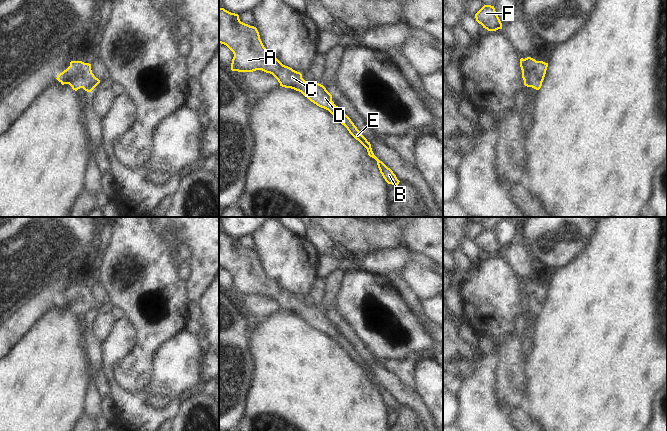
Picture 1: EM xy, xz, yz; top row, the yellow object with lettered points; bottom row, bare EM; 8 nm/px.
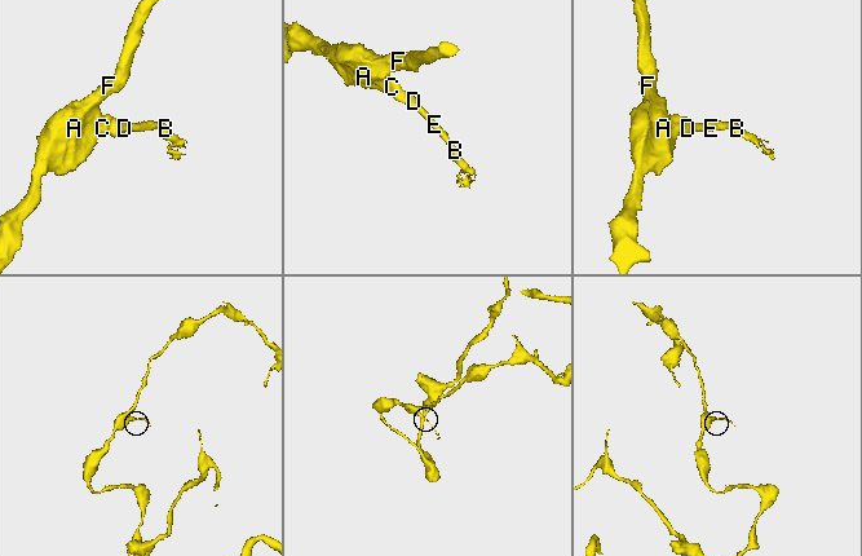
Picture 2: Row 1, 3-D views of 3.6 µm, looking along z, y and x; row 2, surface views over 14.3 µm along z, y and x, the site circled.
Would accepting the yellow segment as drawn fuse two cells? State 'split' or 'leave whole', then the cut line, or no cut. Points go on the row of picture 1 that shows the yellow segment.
leave whole | no cut

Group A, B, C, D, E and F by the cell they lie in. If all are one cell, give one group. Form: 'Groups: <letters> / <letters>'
Groups: A B C D E F.

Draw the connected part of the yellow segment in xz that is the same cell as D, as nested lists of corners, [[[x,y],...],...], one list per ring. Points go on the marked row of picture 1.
[[[219,8],[219,43],[226,45],[234,54],[231,70],[253,72],[262,70],[272,74],[280,86],[301,92],[317,106],[328,110],[349,133],[358,140],[377,161],[378,168],[388,184],[398,187],[399,180],[393,171],[373,153],[370,142],[360,133],[351,119],[332,101],[332,95],[316,82],[306,82],[302,74],[283,65],[264,47],[256,27],[240,21],[239,15]]]

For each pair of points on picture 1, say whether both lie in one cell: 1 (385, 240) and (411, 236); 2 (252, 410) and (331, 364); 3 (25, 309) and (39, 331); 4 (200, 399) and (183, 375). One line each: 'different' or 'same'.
1: different
2: same
3: different
4: different

